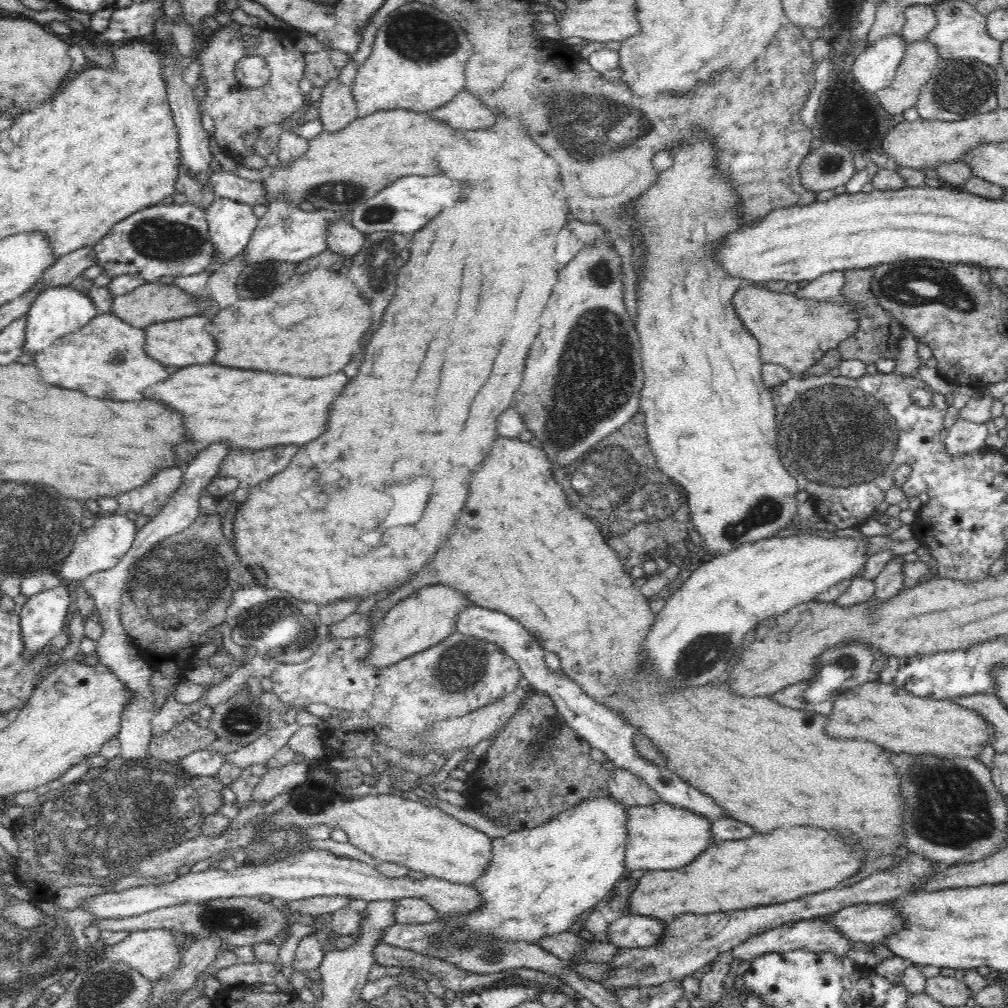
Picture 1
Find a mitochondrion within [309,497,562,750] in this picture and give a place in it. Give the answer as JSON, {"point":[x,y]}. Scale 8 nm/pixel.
{"point":[458,672]}

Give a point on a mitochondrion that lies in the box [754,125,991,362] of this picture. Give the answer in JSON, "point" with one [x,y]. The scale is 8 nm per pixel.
{"point":[909,284]}

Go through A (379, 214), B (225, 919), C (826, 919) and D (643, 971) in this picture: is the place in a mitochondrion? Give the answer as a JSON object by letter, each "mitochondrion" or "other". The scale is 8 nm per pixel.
{"A":"mitochondrion","B":"mitochondrion","C":"other","D":"mitochondrion"}

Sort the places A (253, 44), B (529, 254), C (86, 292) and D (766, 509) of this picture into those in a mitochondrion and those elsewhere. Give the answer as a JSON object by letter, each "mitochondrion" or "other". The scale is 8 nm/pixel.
{"A":"other","B":"other","C":"other","D":"mitochondrion"}

